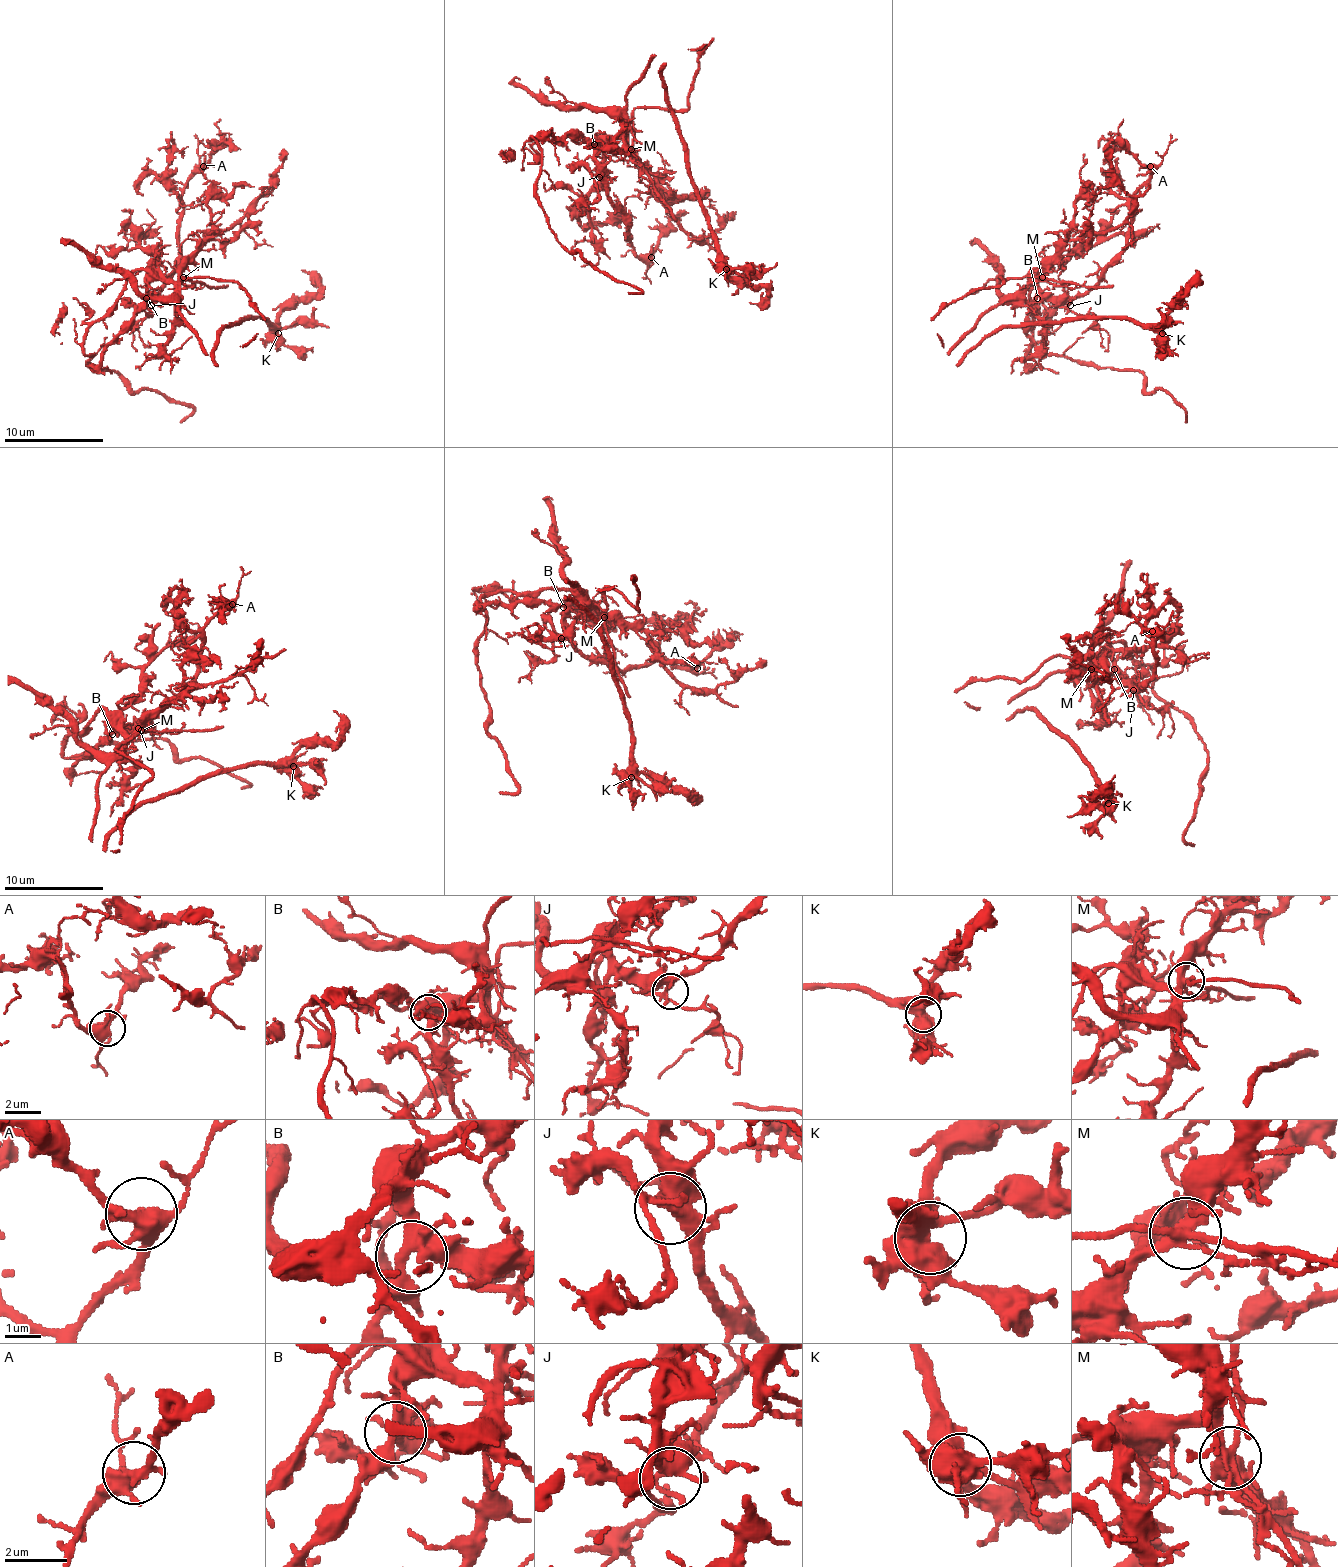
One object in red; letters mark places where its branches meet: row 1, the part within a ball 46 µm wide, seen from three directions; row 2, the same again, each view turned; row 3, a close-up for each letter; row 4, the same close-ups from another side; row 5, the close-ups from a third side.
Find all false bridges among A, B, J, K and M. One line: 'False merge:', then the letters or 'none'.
False merge: M

